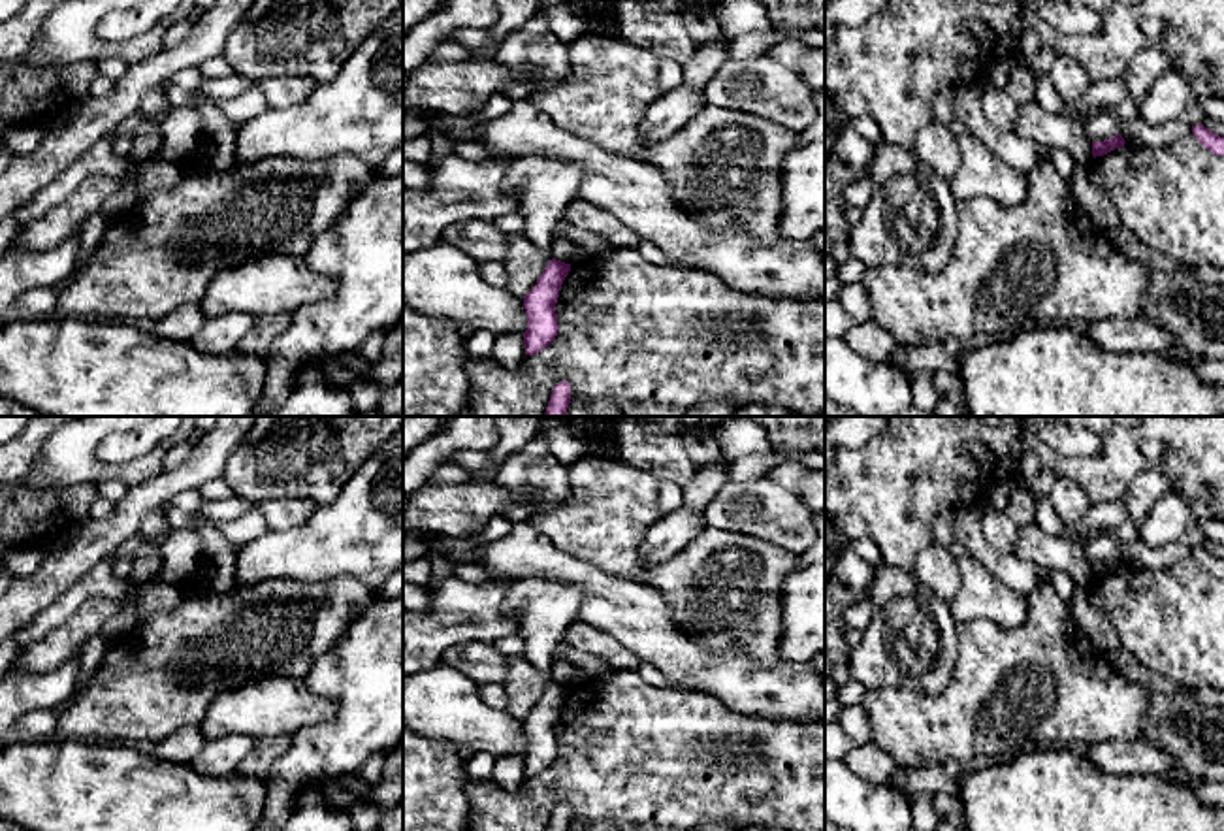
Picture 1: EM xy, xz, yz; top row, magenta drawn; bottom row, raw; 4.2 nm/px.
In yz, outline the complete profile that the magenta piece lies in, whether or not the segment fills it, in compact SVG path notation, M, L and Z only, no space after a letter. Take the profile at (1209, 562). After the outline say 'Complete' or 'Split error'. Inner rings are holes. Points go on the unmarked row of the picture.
M1196 546L1192 548L1192 556L1198 560L1198 563L1209 571L1215 577L1224 578L1224 560L1220 560L1218 556L1211 554L1209 550L1205 550L1203 546Z. Complete

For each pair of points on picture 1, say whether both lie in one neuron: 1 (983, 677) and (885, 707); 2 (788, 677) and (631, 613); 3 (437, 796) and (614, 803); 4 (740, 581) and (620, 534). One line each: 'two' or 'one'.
1: one
2: one
3: two
4: one

